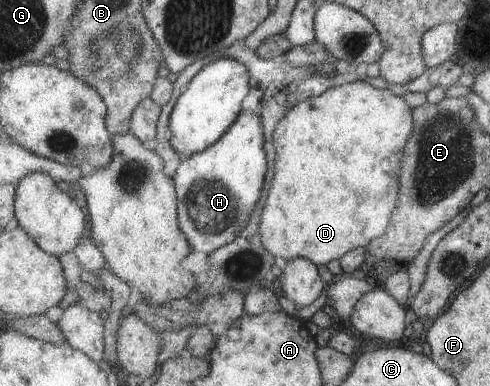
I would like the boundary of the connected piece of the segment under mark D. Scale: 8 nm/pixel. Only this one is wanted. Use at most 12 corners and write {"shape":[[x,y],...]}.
{"shape":[[355,81],[274,130],[266,249],[317,266],[384,235],[414,111]]}

